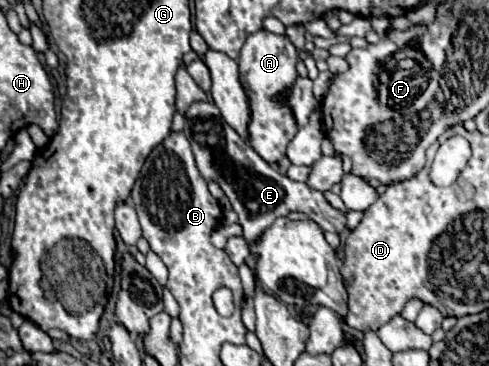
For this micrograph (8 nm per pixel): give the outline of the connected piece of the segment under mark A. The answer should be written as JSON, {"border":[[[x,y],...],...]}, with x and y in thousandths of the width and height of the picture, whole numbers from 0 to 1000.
{"border":[[[528,82],[515,93],[495,137],[491,137],[491,169],[487,197],[495,235],[511,240],[507,273],[511,273],[511,339],[507,339],[507,393],[548,443],[564,448],[585,421],[589,388],[605,372],[605,328],[597,322],[597,301],[589,301],[589,257],[597,246],[597,230],[609,213],[605,197],[609,142],[597,126],[597,115],[585,98],[556,93],[548,82]]]}

